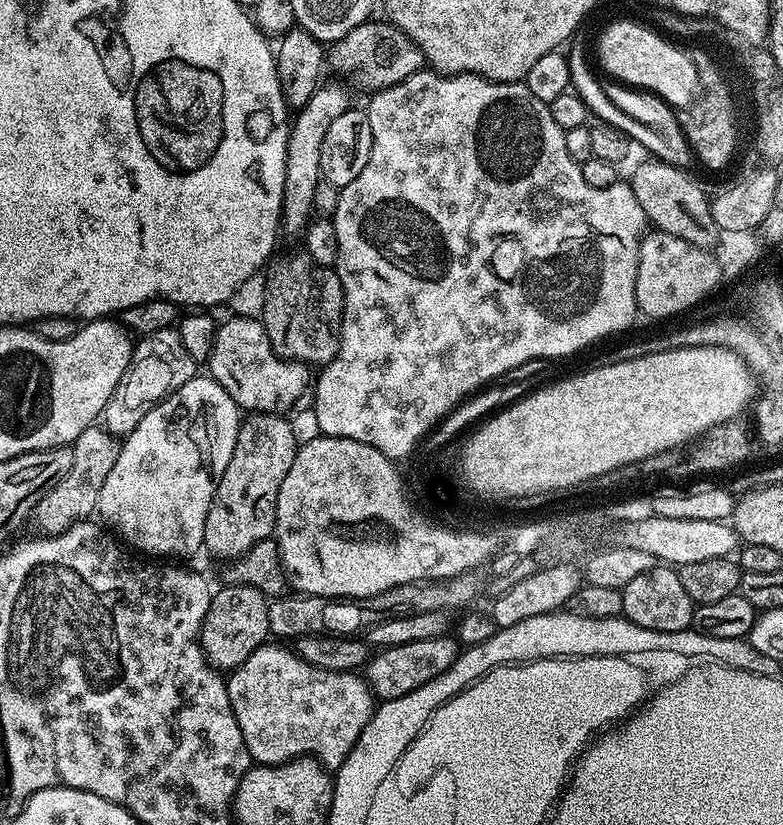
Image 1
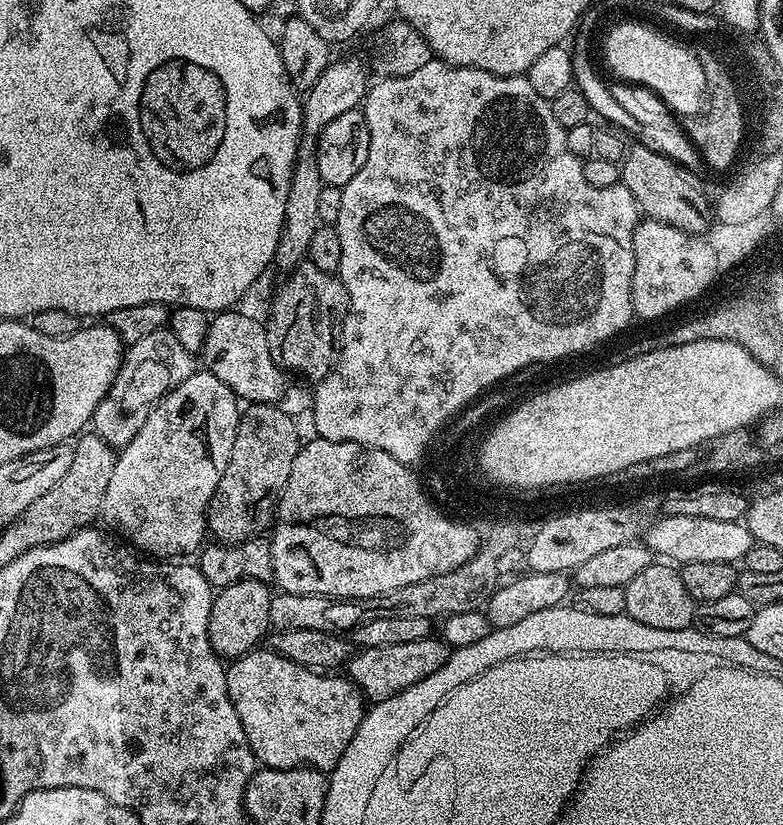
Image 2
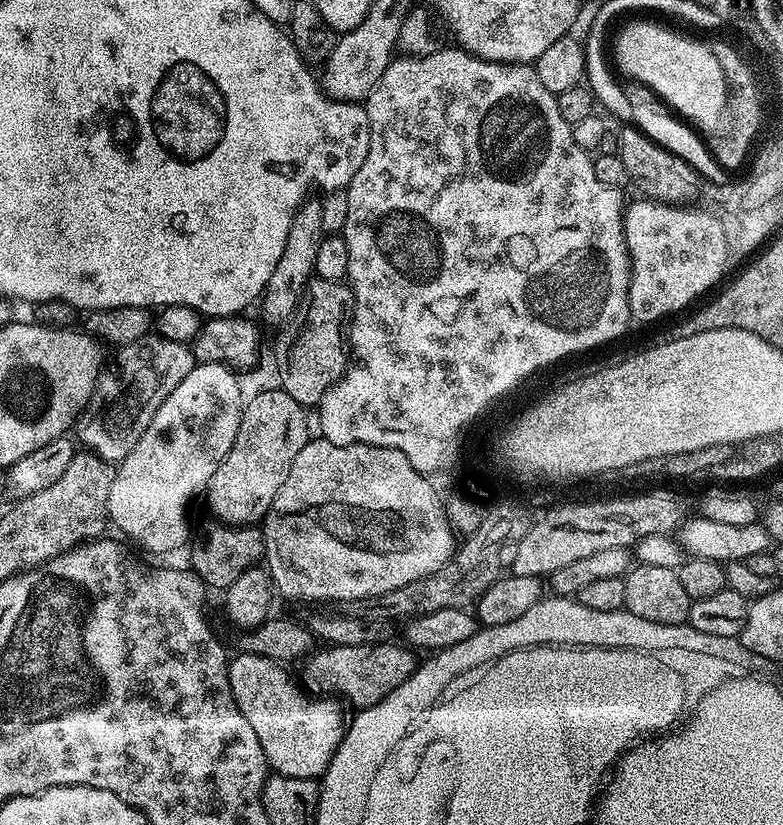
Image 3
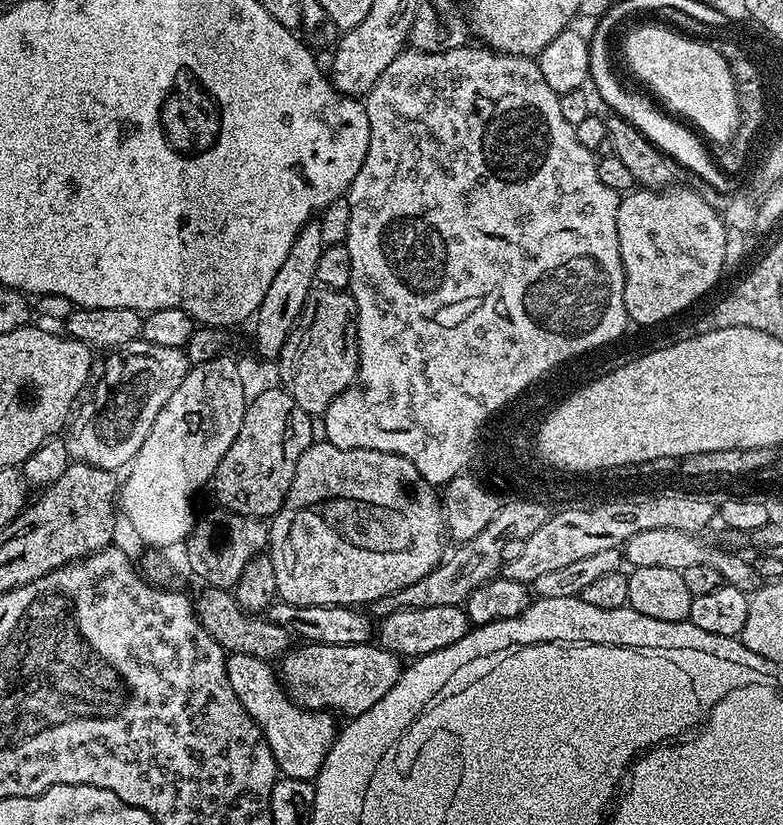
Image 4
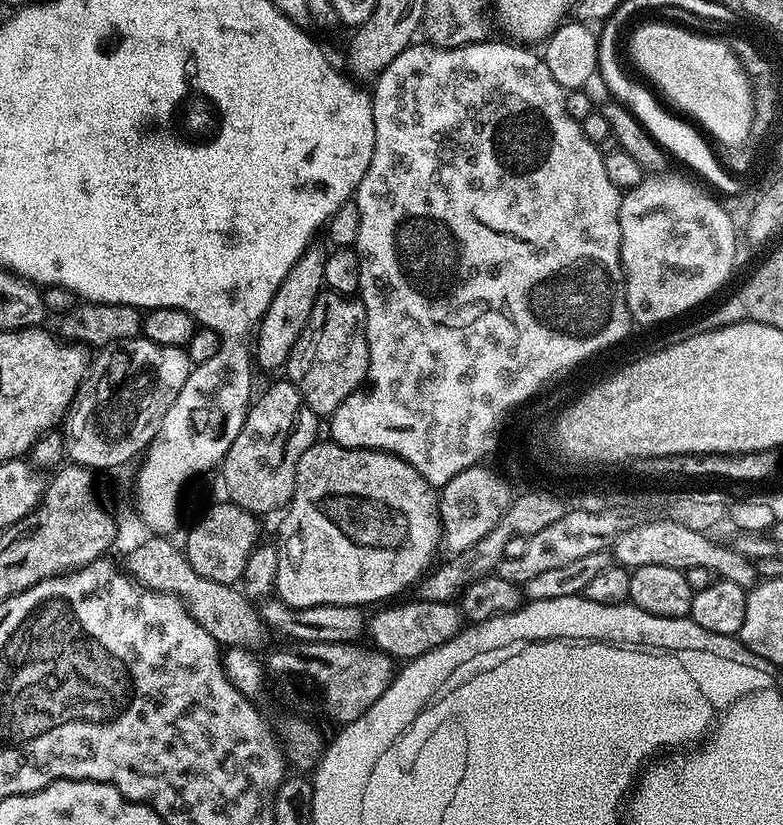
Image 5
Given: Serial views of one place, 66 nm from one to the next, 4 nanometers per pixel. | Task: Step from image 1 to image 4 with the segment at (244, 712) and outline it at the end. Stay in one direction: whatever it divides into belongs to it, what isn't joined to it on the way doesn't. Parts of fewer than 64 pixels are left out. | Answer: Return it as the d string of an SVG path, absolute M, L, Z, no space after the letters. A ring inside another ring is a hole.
M241 652L231 653L226 660L228 666L228 681L242 706L252 715L252 720L259 728L260 733L268 744L272 747L272 753L276 755L276 767L289 780L311 780L315 781L316 775L320 772L320 767L324 765L326 754L330 750L333 740L338 731L337 725L332 725L333 717L327 711L308 712L307 707L301 706L286 691L277 669L269 661L259 660L250 654Z

